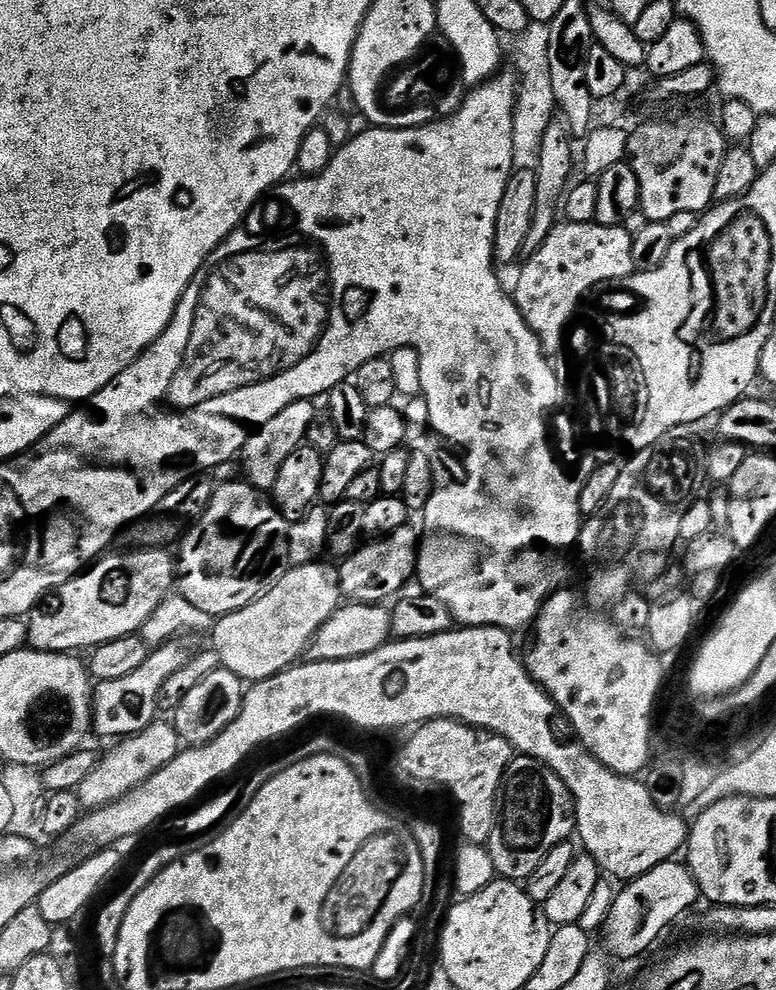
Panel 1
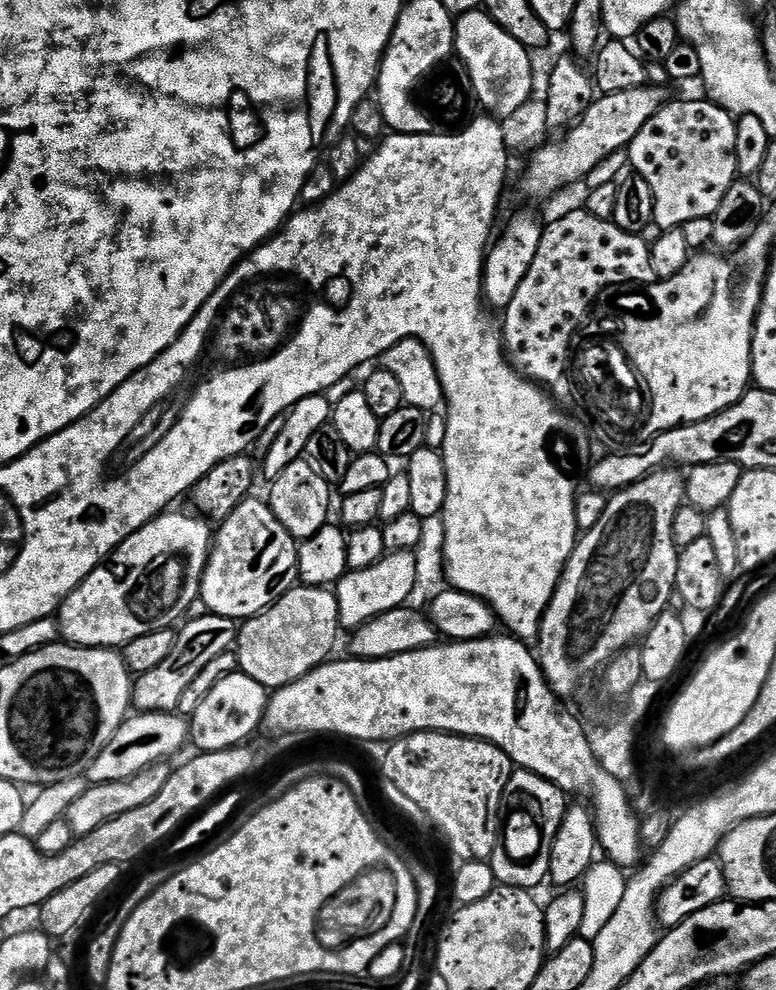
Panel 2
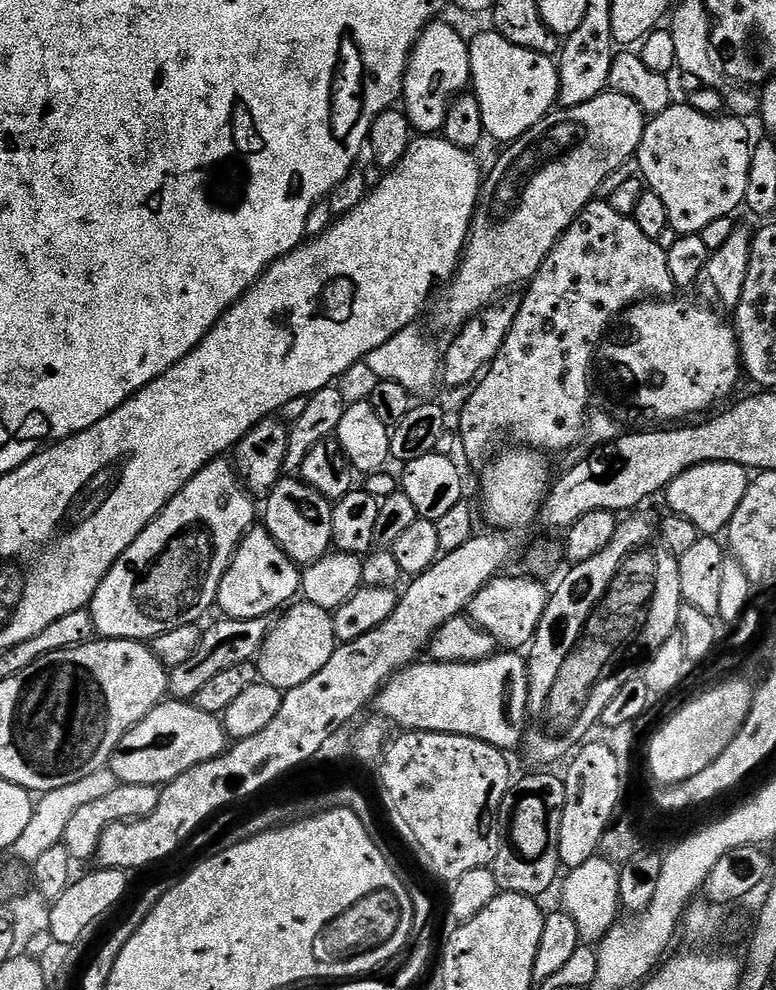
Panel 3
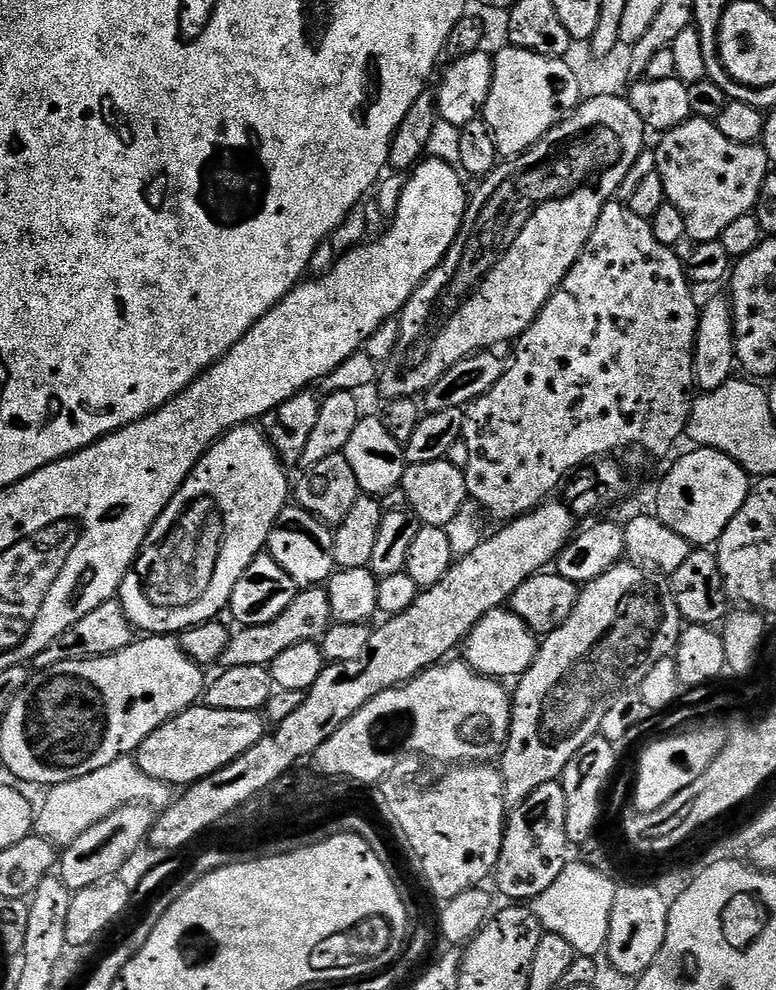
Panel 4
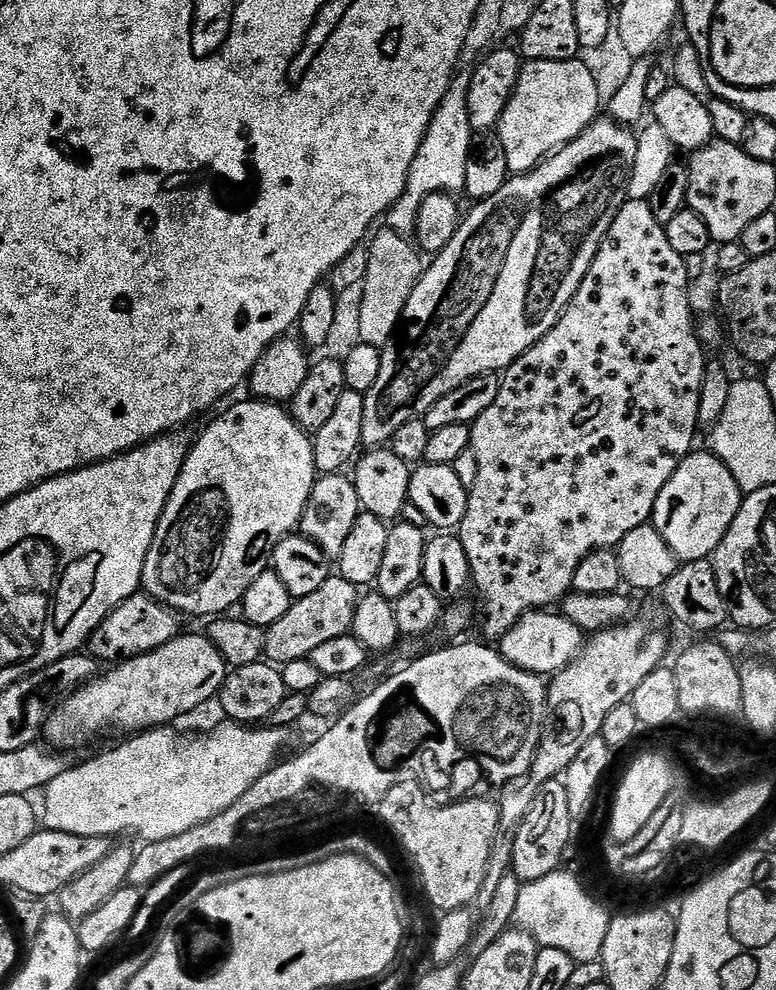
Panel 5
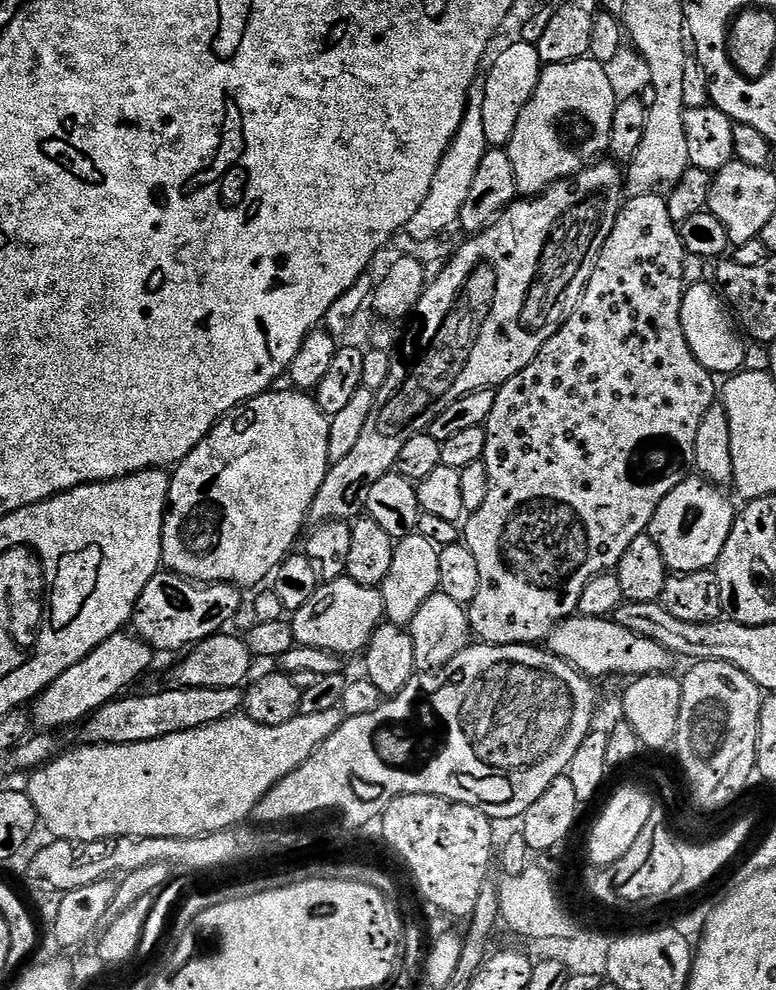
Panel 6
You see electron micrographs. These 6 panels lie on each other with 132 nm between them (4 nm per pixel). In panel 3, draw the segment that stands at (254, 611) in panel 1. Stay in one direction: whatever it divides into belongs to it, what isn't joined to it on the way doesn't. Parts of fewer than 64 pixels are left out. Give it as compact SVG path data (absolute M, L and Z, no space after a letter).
M296 602L284 614L277 624L273 623L269 627L268 636L254 661L259 679L280 689L281 693L289 692L294 686L302 686L302 682L314 678L314 674L318 674L318 670L322 670L322 666L330 662L338 647L333 613L322 610L322 606Z

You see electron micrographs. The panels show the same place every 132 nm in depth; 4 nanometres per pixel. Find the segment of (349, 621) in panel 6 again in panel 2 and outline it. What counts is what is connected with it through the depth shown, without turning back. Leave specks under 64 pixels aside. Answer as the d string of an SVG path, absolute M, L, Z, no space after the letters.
M209 614L197 620L189 619L179 629L176 645L174 650L170 650L169 656L159 666L154 666L154 670L135 677L132 685L132 708L137 713L176 712L178 701L189 688L190 682L194 682L194 677L206 670L207 664L214 662L218 654L233 651L237 635L237 621L230 618Z

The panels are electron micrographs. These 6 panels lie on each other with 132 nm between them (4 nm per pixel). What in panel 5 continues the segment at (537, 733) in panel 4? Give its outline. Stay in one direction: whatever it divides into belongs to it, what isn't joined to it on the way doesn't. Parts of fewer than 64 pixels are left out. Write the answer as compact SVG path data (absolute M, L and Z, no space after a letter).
M648 612L645 616L633 615L623 624L617 624L615 628L607 628L604 632L595 633L585 643L580 654L575 656L561 672L557 672L555 676L551 677L548 684L548 711L551 719L556 719L556 732L549 731L540 741L540 750L537 752L532 768L528 771L526 777L528 788L523 788L525 785L521 781L512 780L509 784L505 784L499 793L500 821L490 850L490 862L486 866L486 878L482 882L482 890L478 897L478 904L481 904L481 909L487 910L502 882L502 878L506 878L512 872L514 838L518 838L518 830L522 830L522 822L526 818L526 814L530 814L530 806L534 802L536 791L546 782L557 779L563 774L578 754L578 750L582 750L582 746L586 746L586 742L590 742L590 738L599 736L602 730L602 722L606 722L606 714L610 714L610 710L614 710L614 706L631 701L634 690L638 690L642 678L646 678L646 674L650 674L654 669L665 663L664 655L668 652L667 624L670 624L670 620L664 614L655 616L654 613Z

